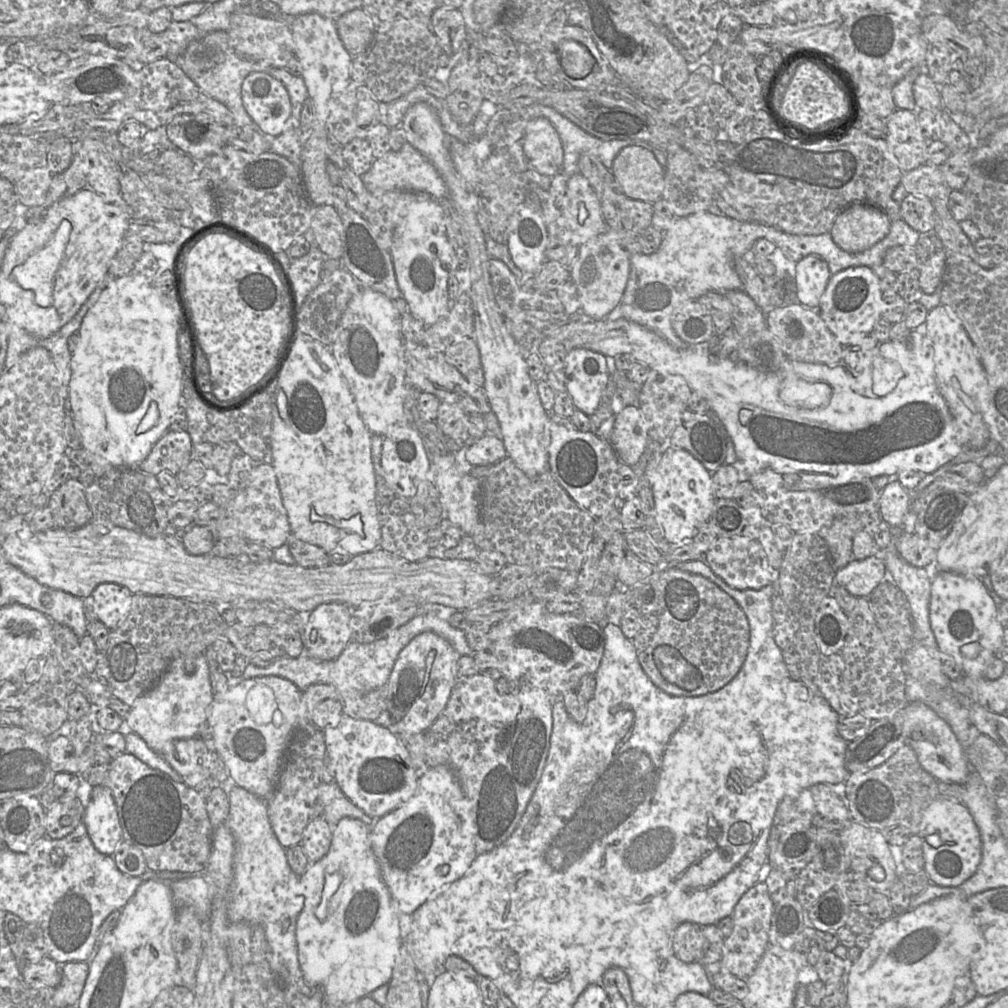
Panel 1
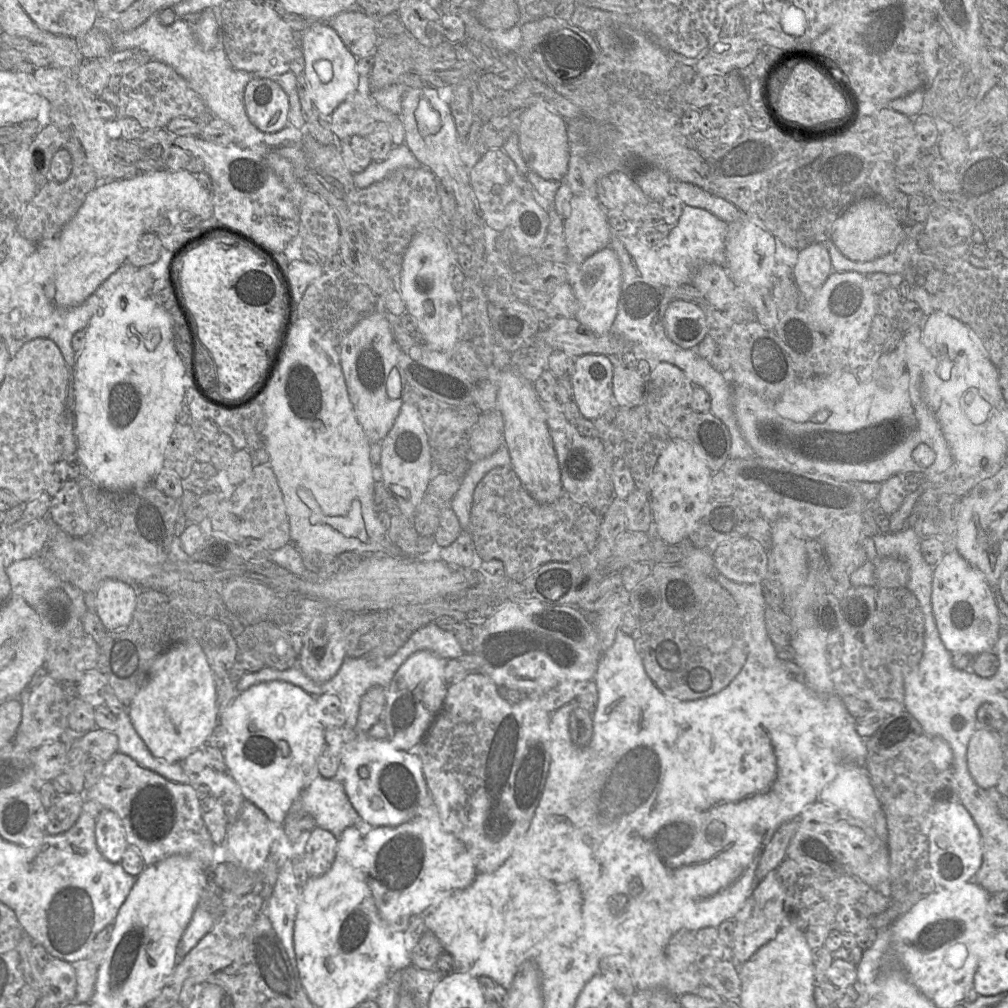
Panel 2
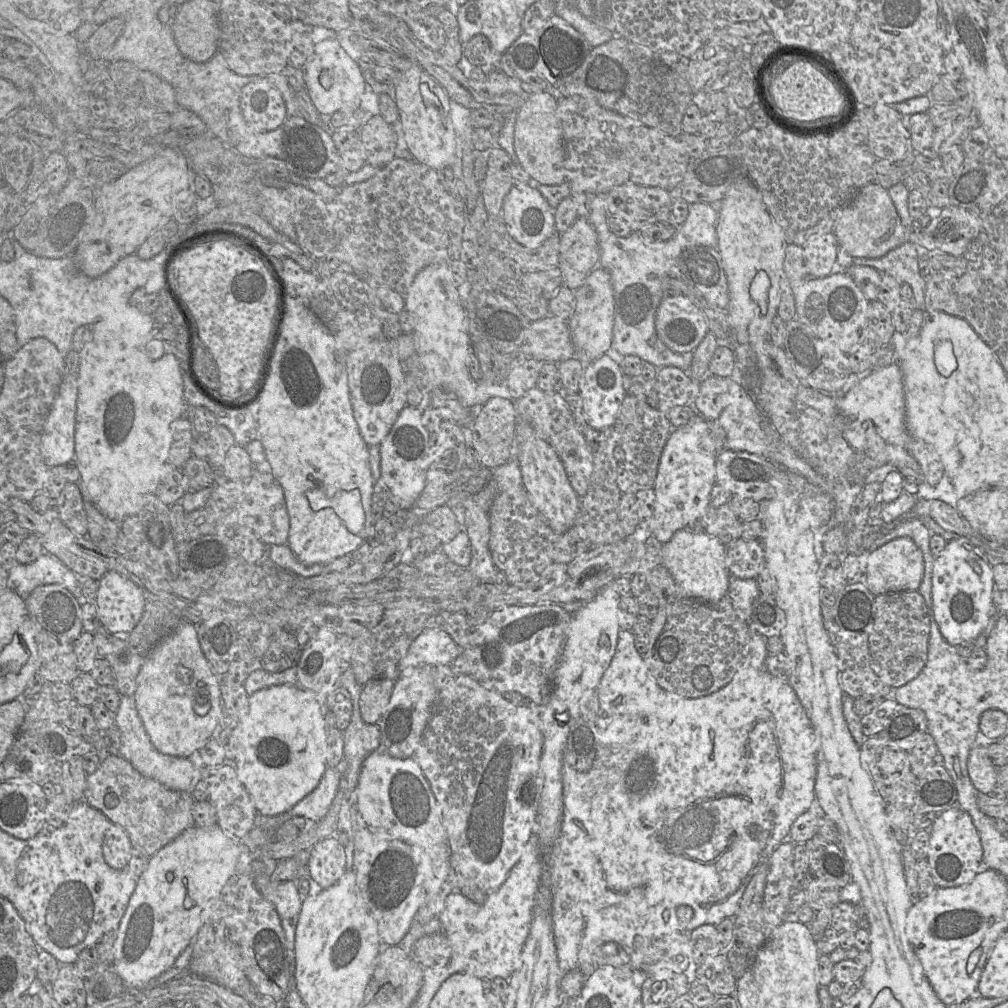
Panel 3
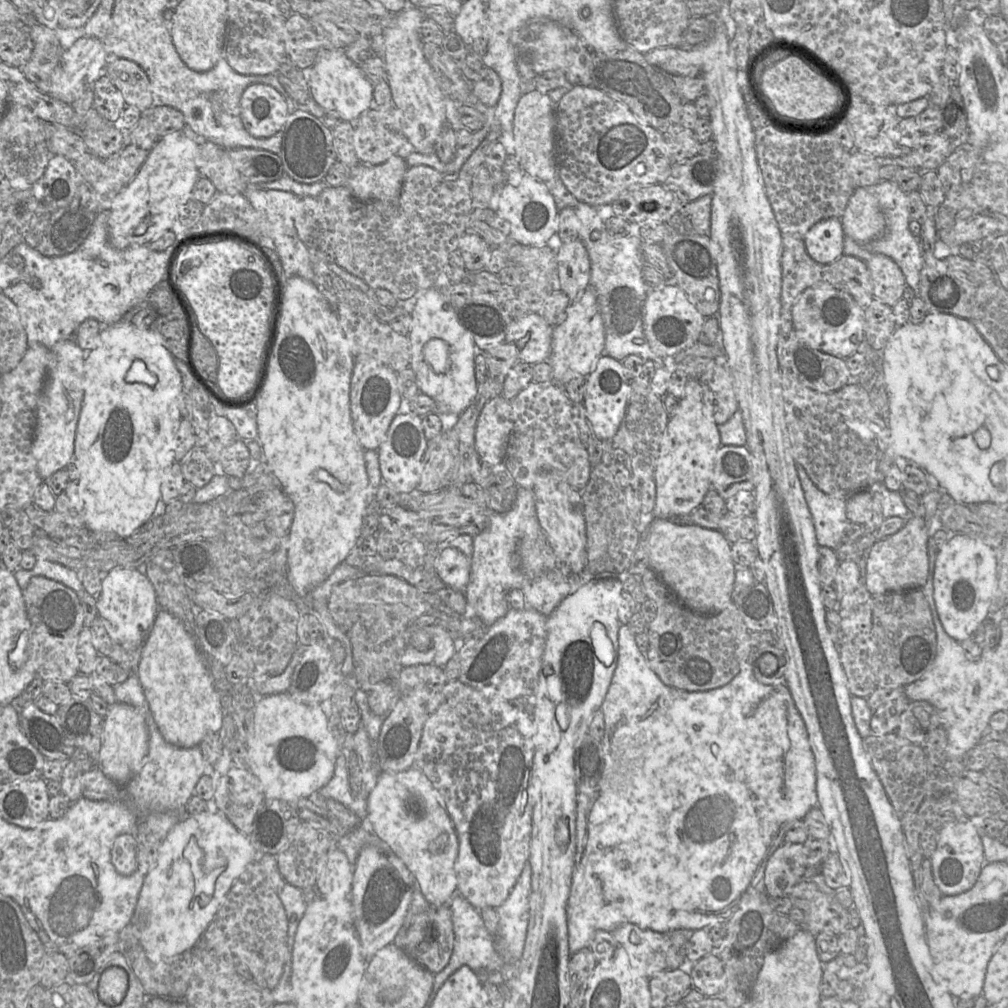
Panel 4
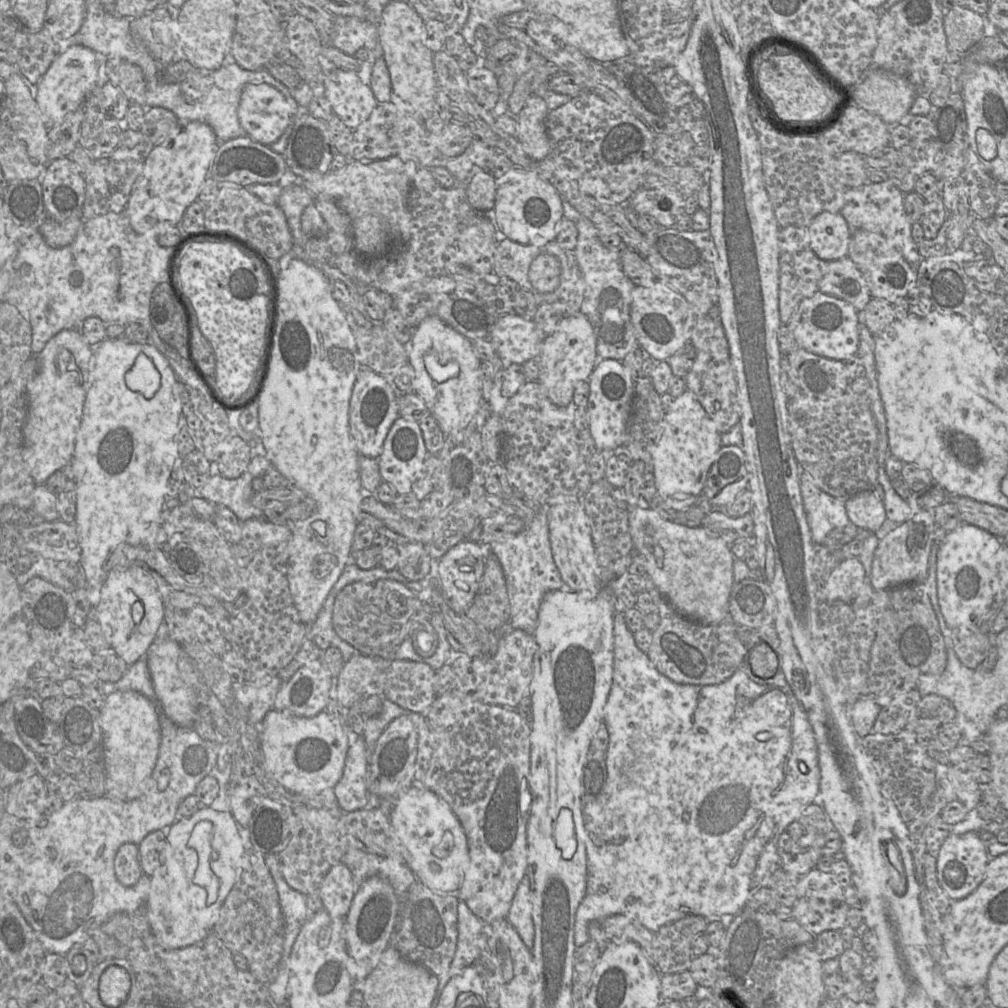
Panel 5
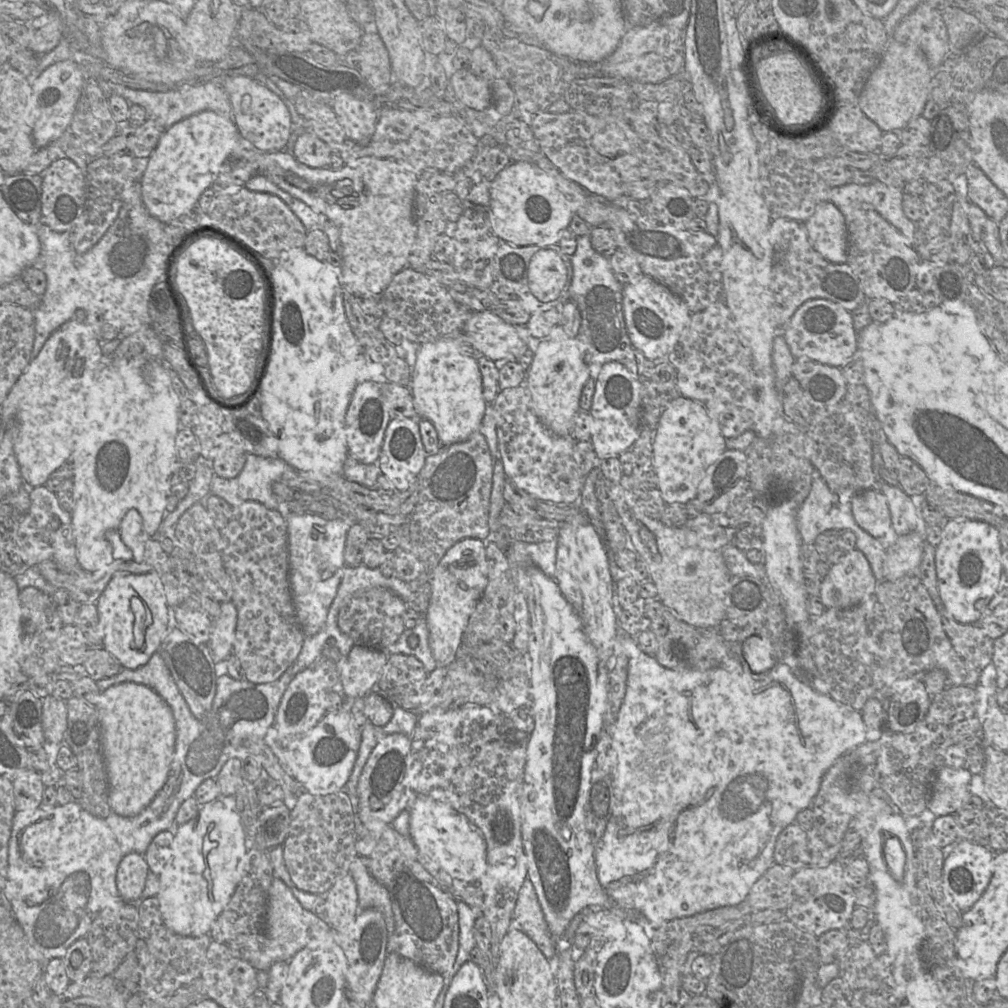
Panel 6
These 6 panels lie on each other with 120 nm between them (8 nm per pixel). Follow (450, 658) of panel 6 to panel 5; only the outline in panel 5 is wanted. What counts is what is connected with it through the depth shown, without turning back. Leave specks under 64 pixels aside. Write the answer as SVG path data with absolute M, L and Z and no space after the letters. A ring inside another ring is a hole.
M465 539L438 560L441 592L455 612L465 614L473 602L484 575L488 551L482 543Z

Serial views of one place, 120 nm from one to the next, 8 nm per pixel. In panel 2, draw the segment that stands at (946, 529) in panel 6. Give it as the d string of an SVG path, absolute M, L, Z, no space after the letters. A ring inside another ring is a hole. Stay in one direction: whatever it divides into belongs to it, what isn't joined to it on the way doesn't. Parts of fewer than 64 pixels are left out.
M955 549L948 550L932 571L932 613L945 648L949 652L966 652L974 657L992 652L1000 635L1000 620L992 588L983 574Z

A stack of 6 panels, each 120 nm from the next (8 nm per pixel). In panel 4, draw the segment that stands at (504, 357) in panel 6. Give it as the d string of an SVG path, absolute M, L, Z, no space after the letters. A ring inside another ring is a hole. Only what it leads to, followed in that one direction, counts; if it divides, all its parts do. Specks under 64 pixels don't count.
M528 313L511 321L505 343L515 352L518 361L534 365L549 359L553 330L540 313Z

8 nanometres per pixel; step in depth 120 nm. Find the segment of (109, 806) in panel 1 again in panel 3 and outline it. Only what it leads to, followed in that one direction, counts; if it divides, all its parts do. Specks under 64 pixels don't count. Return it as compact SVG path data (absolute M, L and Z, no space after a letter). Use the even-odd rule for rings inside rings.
M111 823L104 833L103 856L105 861L116 870L126 870L131 858L132 844L126 831Z

